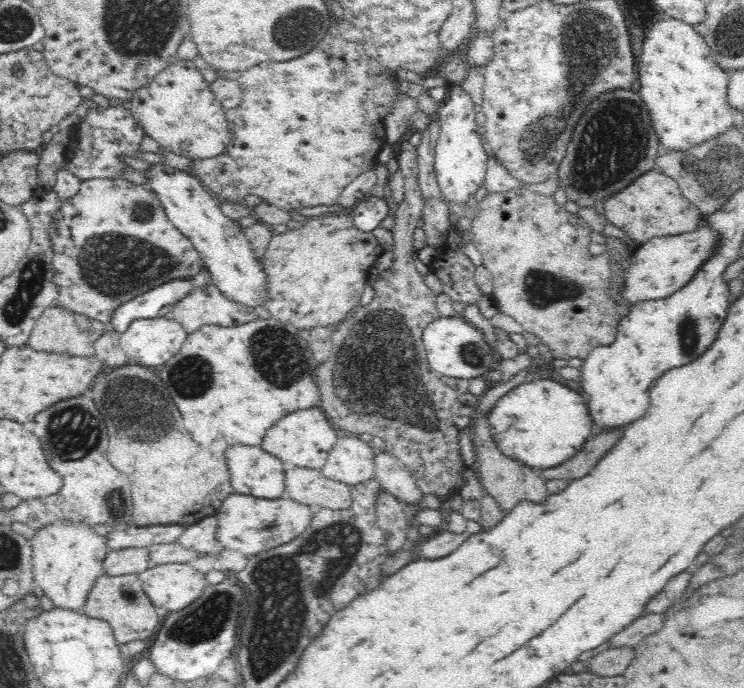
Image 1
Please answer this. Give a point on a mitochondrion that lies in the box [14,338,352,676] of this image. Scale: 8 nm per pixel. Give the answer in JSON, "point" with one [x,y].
{"point":[134,422]}

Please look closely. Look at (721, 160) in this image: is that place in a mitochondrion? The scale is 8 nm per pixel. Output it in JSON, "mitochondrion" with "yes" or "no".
{"mitochondrion":"yes"}

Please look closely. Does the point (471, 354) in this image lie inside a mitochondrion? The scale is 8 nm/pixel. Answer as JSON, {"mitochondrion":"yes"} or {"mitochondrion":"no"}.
{"mitochondrion":"yes"}

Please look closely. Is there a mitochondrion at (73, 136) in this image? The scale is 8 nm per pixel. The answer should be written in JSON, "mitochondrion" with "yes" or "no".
{"mitochondrion":"no"}

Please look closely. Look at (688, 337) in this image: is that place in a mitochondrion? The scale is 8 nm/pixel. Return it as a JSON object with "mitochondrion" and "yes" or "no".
{"mitochondrion":"yes"}

